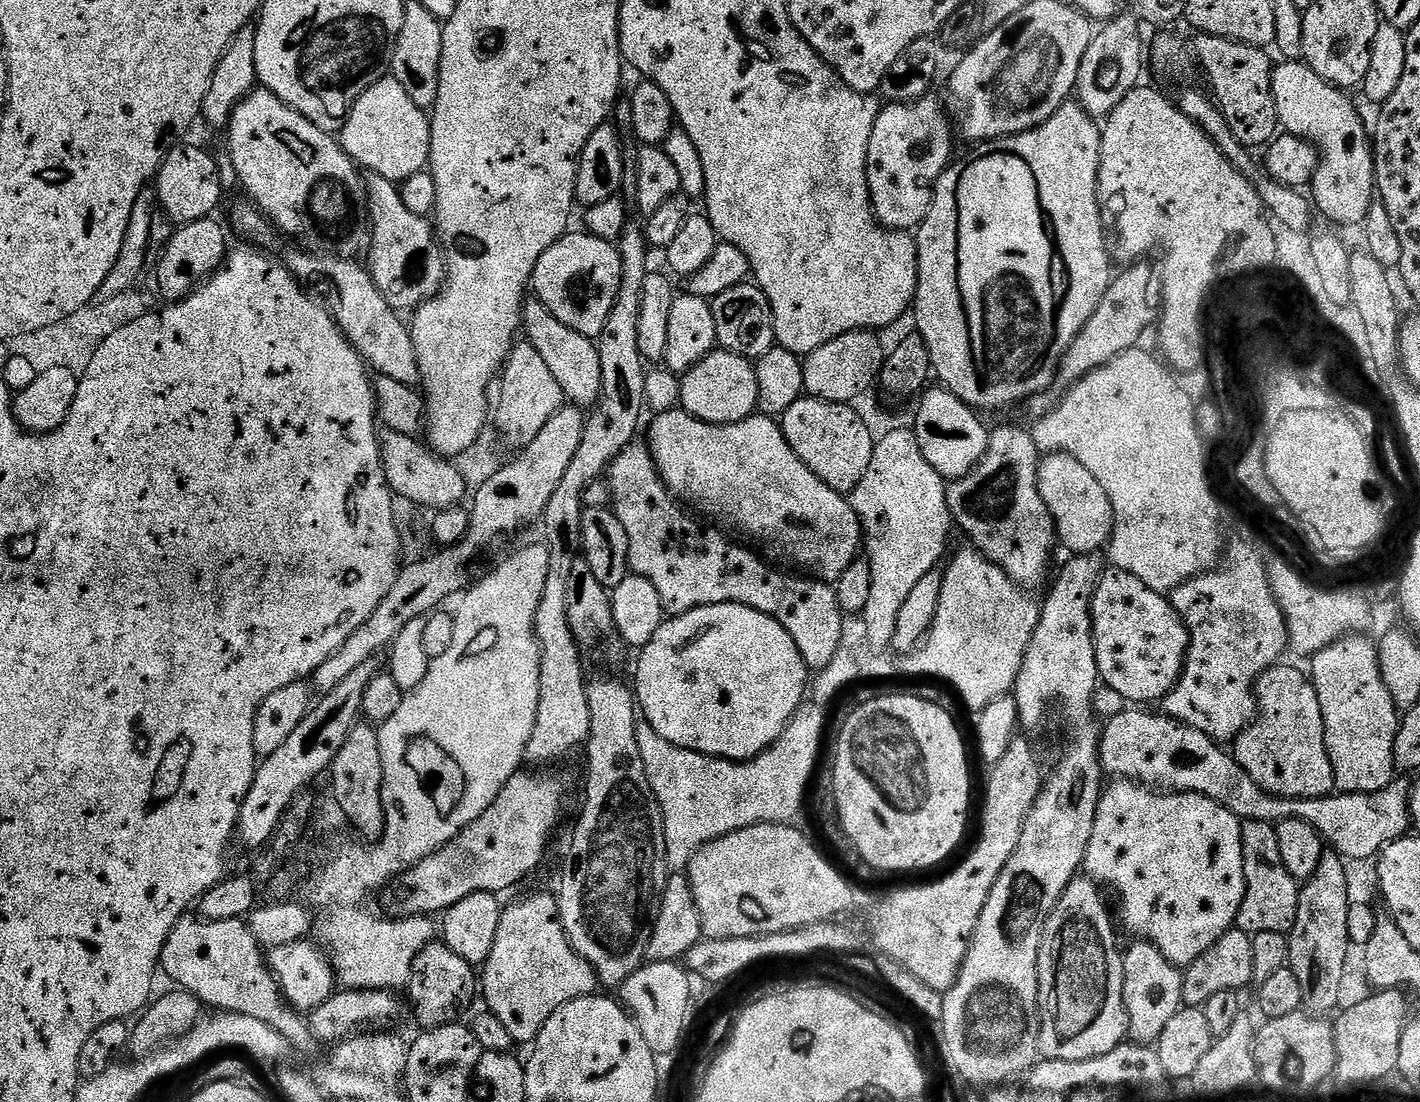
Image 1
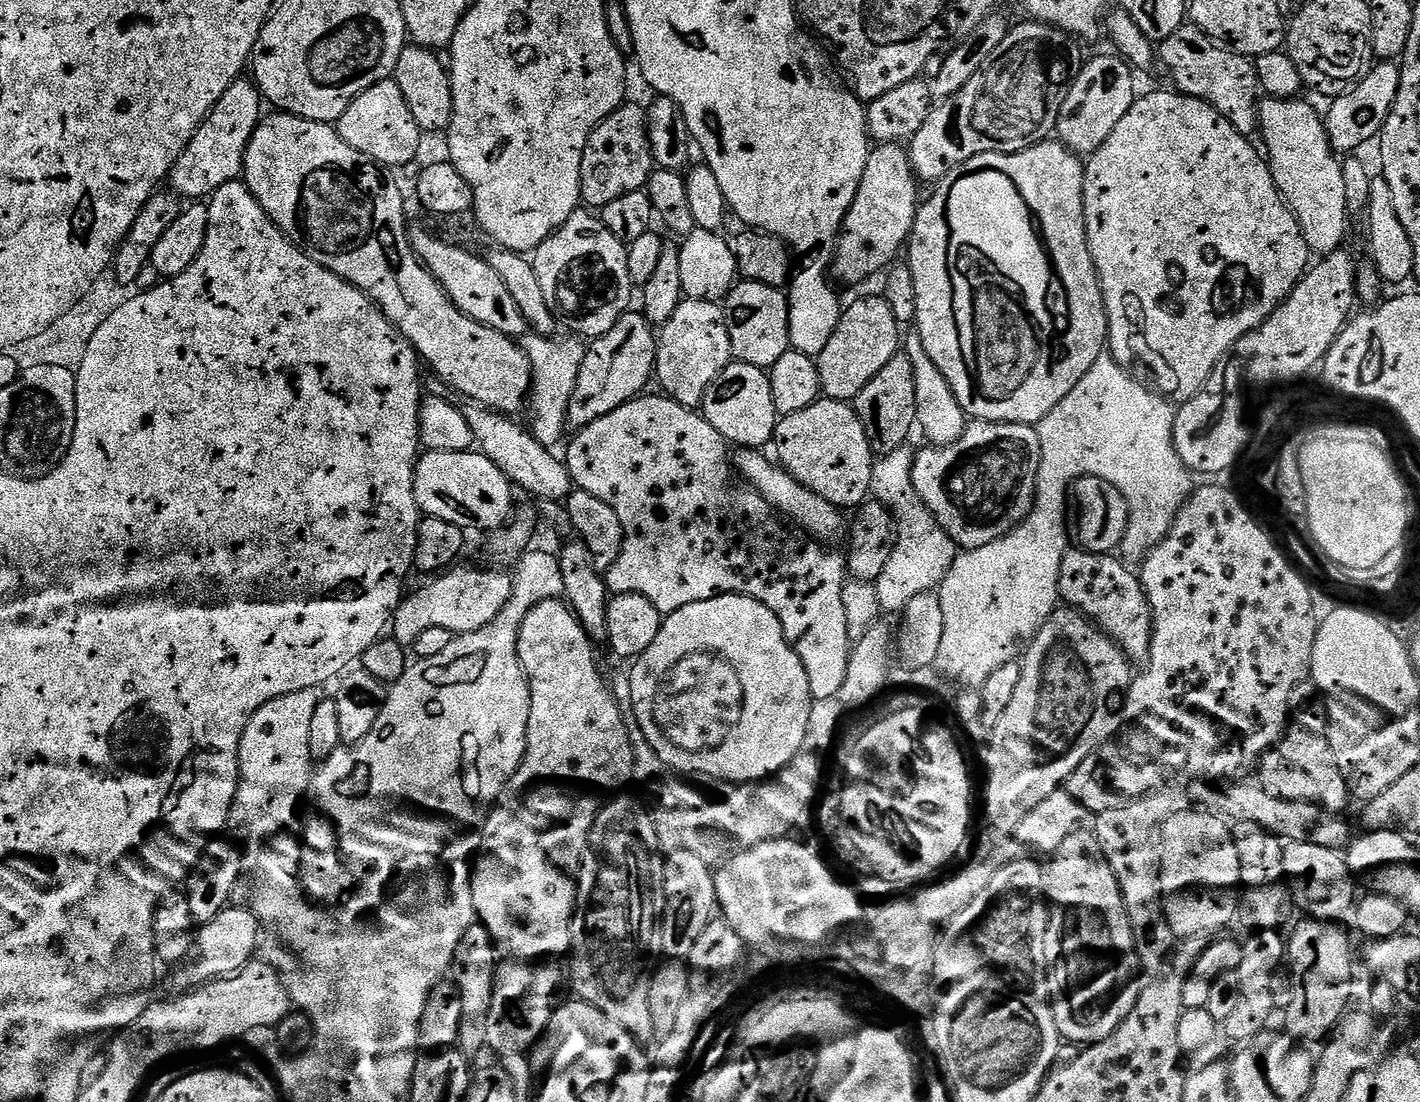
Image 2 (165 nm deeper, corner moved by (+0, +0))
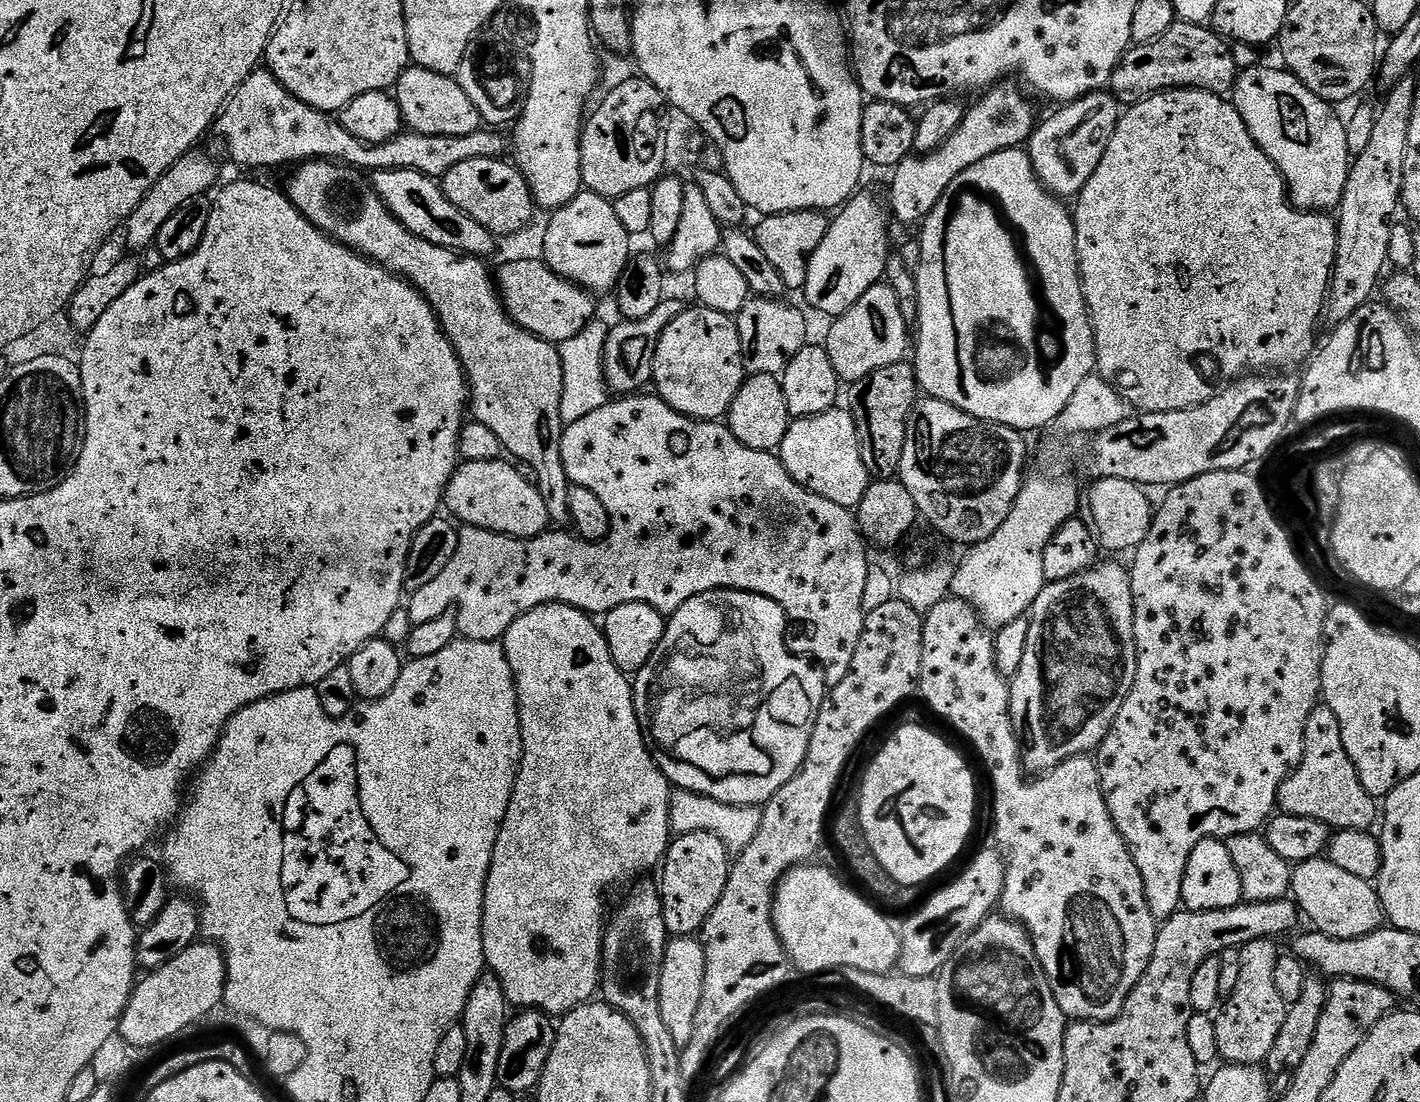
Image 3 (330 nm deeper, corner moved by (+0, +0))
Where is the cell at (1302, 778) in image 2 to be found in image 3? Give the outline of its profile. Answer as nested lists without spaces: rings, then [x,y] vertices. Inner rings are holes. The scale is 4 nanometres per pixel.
[[[1323,702],[1317,704],[1316,709],[1310,714],[1306,726],[1306,738],[1304,739],[1304,753],[1302,762],[1282,782],[1276,799],[1279,811],[1285,816],[1301,816],[1302,818],[1314,818],[1318,822],[1328,825],[1332,830],[1362,830],[1369,831],[1378,820],[1378,800],[1372,796],[1366,786],[1358,778],[1358,770],[1354,770],[1354,762],[1350,762],[1350,754],[1346,754],[1346,746],[1342,746],[1342,726],[1338,726],[1338,717],[1334,710]]]

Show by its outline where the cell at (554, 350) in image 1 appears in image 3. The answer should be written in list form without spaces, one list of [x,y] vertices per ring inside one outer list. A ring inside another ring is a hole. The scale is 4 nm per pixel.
[[[386,170],[373,172],[370,176],[372,189],[382,198],[382,202],[390,210],[395,220],[400,220],[406,230],[410,230],[418,238],[426,238],[434,246],[442,246],[446,250],[454,250],[466,256],[488,258],[495,250],[498,238],[486,226],[474,222],[450,198],[446,198],[443,187],[433,177],[414,170]]]

